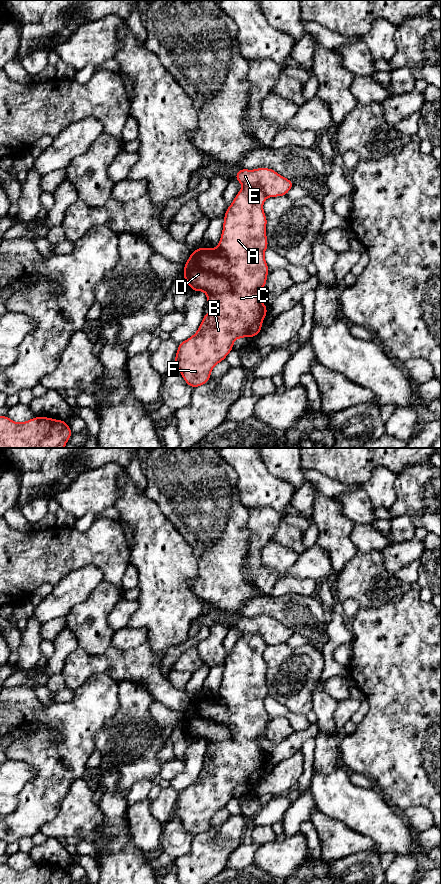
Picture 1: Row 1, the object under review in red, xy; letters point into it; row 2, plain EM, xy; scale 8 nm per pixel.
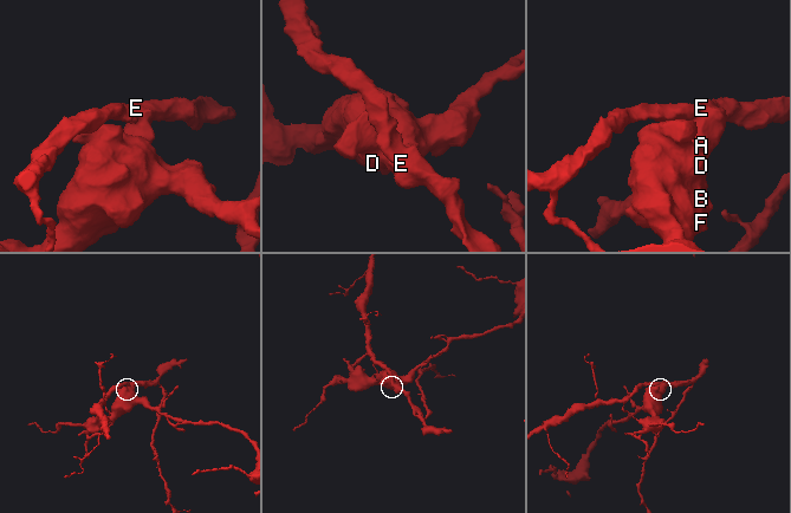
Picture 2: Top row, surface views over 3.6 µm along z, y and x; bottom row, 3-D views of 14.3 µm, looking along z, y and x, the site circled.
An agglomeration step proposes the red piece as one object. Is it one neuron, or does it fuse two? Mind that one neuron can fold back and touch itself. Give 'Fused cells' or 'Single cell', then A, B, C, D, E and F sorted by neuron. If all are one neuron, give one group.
Fused cells. Groups: A B C D F / E

